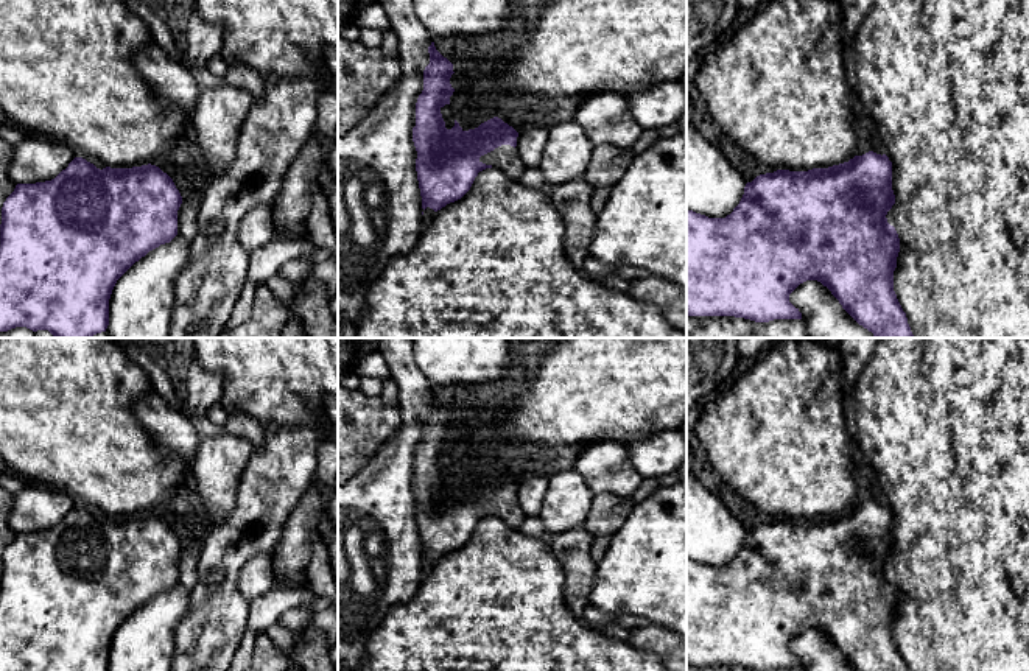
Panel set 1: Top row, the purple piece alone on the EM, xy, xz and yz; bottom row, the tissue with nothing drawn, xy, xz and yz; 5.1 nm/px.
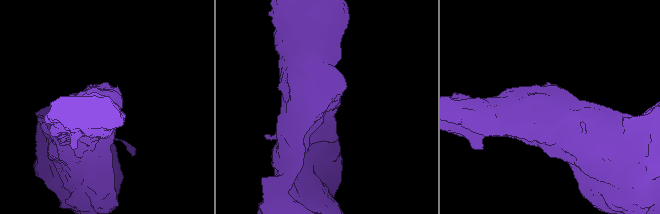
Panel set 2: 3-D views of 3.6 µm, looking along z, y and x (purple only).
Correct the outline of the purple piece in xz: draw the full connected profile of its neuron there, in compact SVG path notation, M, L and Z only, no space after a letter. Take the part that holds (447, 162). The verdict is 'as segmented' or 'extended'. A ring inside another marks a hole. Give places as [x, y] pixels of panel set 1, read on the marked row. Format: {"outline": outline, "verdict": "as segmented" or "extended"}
{"outline": "M434 42L428 53L423 90L416 103L413 142L422 209L437 212L461 199L479 171L493 167L520 181L526 167L517 149L518 132L498 117L469 131L456 120L451 129L445 128L441 109L450 104L455 92L450 84L453 64L436 50Z", "verdict": "extended"}

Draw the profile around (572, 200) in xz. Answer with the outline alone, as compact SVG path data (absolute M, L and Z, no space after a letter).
M584 177L546 187L548 198L564 221L564 249L581 272L596 227L596 213L590 209L592 187Z

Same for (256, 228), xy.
M260 204L251 209L238 223L238 241L249 254L276 237L271 204Z

